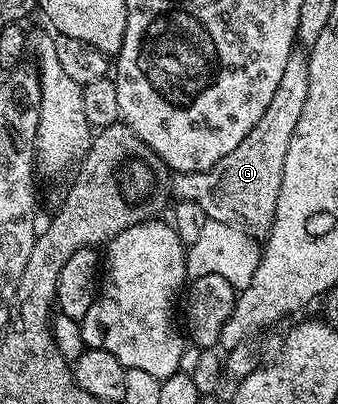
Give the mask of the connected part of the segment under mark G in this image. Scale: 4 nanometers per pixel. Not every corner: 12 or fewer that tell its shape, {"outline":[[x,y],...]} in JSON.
{"outline":[[296,48],[262,120],[171,193],[205,219],[260,226],[278,208],[302,120],[308,54]]}

